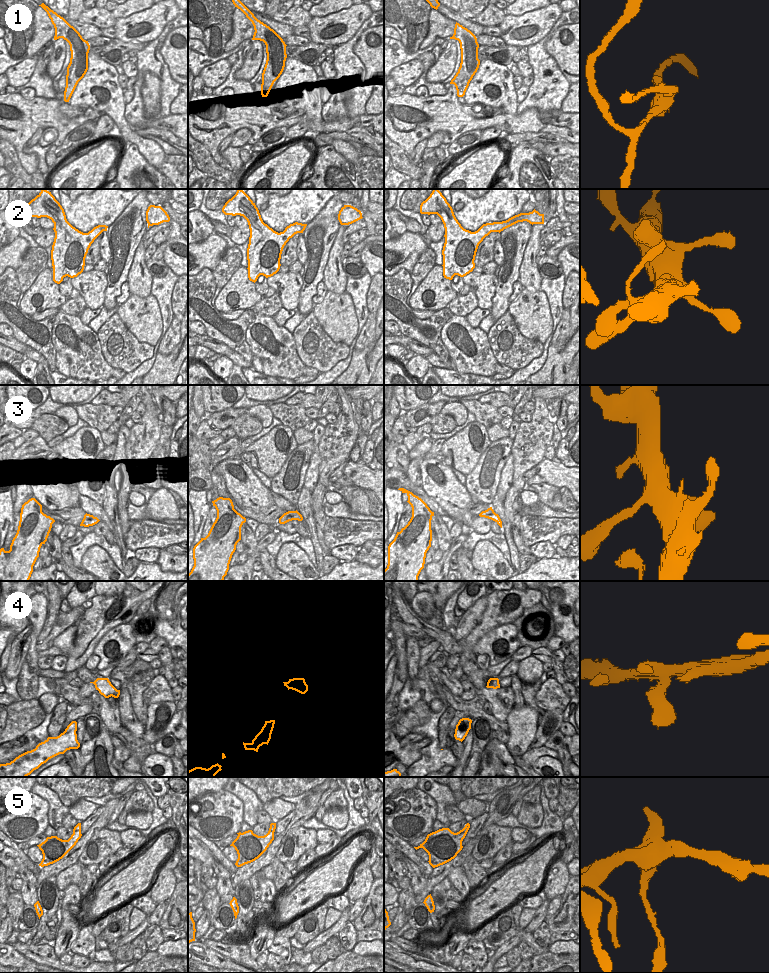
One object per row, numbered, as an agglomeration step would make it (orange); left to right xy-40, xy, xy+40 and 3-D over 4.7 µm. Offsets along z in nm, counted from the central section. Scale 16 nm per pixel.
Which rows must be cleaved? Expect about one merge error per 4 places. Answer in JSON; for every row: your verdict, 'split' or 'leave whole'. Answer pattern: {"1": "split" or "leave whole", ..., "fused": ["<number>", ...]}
{"1": "split", "2": "leave whole", "3": "leave whole", "4": "leave whole", "5": "split", "fused": ["1", "5"]}

